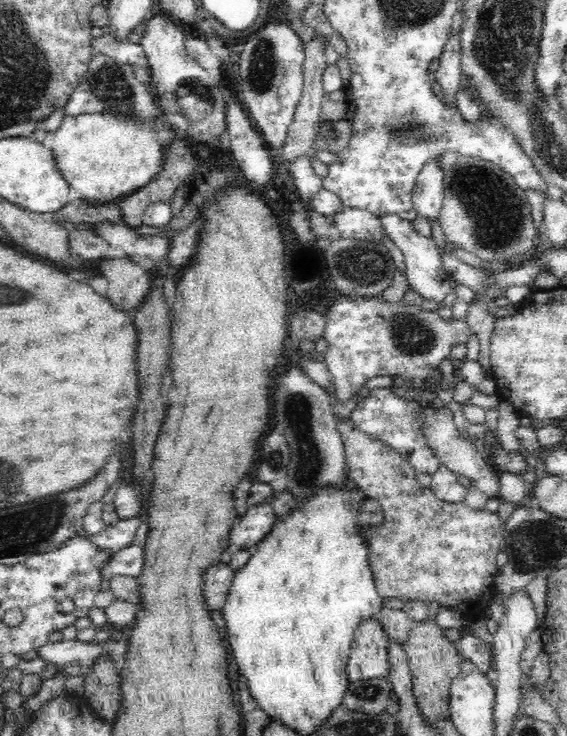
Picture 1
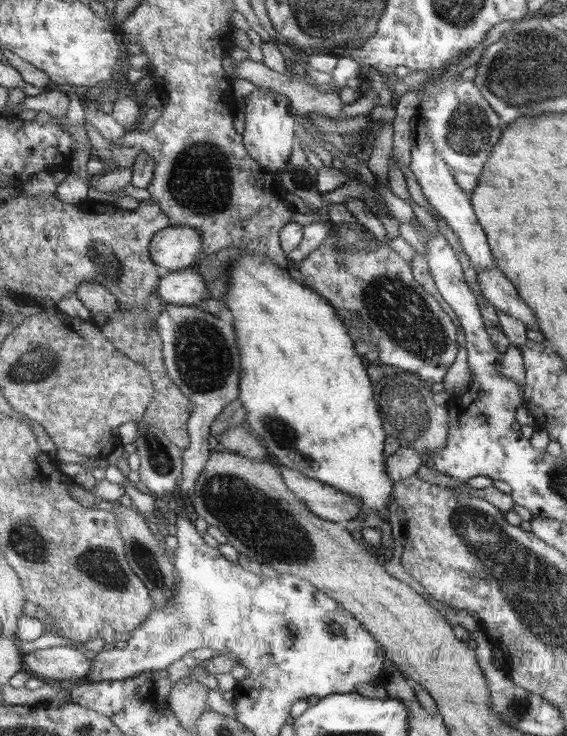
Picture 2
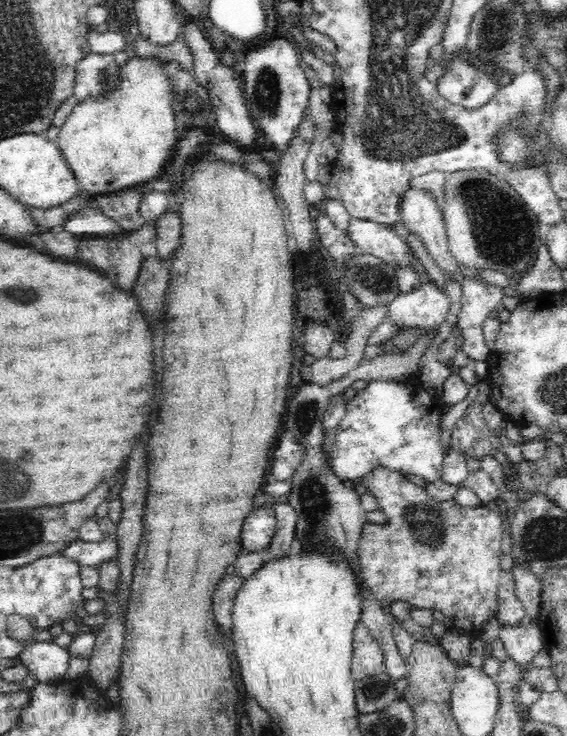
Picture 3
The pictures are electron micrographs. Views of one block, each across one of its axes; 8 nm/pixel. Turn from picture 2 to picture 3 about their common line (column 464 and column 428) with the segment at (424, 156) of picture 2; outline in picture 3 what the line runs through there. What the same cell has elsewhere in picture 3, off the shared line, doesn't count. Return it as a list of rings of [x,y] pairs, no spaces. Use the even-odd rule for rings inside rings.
[[[412,188],[404,194],[402,223],[404,227],[424,237],[428,253],[434,257],[443,274],[461,284],[463,275],[456,260],[449,254],[445,218],[438,208],[438,200],[430,190]]]

